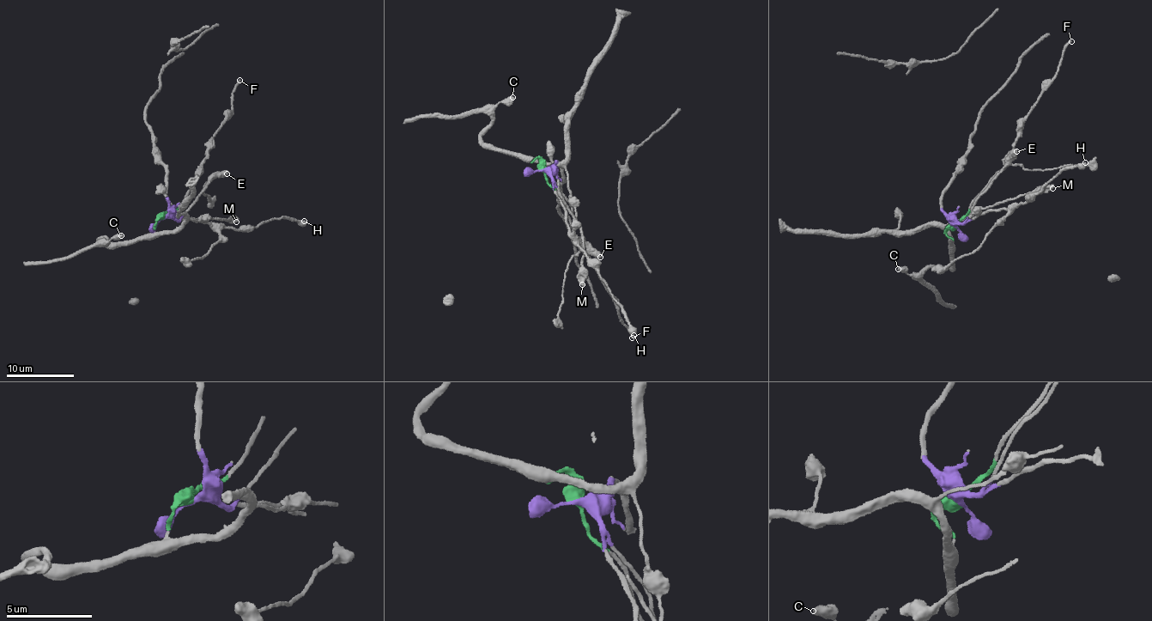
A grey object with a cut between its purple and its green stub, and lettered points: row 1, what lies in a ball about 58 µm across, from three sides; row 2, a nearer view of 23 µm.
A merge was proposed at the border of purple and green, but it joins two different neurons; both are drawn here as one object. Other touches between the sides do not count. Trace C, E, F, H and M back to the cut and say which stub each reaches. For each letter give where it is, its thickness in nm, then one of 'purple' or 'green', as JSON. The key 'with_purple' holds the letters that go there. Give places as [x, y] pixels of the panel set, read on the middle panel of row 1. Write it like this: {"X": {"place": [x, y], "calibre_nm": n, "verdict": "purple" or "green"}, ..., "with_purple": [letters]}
{"C": {"place": [512, 97], "calibre_nm": 500, "verdict": "green"}, "E": {"place": [600, 257], "calibre_nm": 550, "verdict": "purple"}, "F": {"place": [632, 337], "calibre_nm": 190, "verdict": "green"}, "H": {"place": [633, 335], "calibre_nm": 360, "verdict": "purple"}, "M": {"place": [582, 284], "calibre_nm": 480, "verdict": "green"}, "with_purple": ["E", "H"]}

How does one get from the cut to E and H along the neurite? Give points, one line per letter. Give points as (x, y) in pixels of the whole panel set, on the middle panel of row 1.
E: (542, 170), (555, 182), (571, 208), (584, 243), (600, 258)
H: (542, 170), (552, 179), (554, 192), (566, 210), (566, 223), (573, 242), (616, 301), (633, 335)

